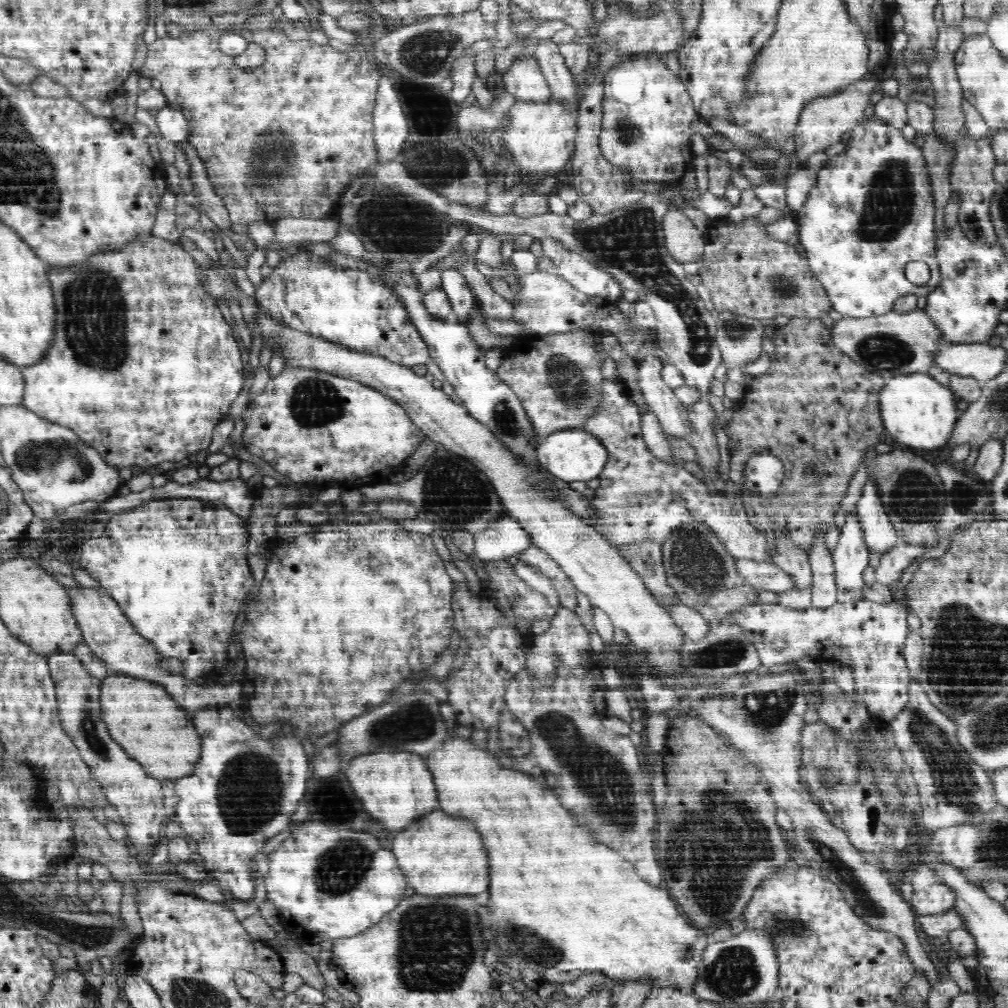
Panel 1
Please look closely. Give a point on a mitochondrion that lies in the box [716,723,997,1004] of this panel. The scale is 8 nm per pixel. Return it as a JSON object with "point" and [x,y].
{"point":[846,876]}

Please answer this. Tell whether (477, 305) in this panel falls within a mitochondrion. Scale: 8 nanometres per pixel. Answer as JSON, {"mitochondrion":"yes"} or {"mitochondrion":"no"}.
{"mitochondrion":"no"}

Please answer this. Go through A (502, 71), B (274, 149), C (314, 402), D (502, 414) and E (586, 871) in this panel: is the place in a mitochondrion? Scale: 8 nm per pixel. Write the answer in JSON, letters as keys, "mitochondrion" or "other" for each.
{"A":"other","B":"mitochondrion","C":"mitochondrion","D":"mitochondrion","E":"other"}

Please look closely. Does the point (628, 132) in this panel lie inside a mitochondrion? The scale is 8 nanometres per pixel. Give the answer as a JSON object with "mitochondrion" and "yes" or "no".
{"mitochondrion":"yes"}

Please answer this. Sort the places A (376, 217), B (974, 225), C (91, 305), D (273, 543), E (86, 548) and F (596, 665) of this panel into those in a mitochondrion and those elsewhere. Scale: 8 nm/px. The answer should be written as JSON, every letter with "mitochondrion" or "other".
{"A":"mitochondrion","B":"mitochondrion","C":"mitochondrion","D":"other","E":"other","F":"other"}

